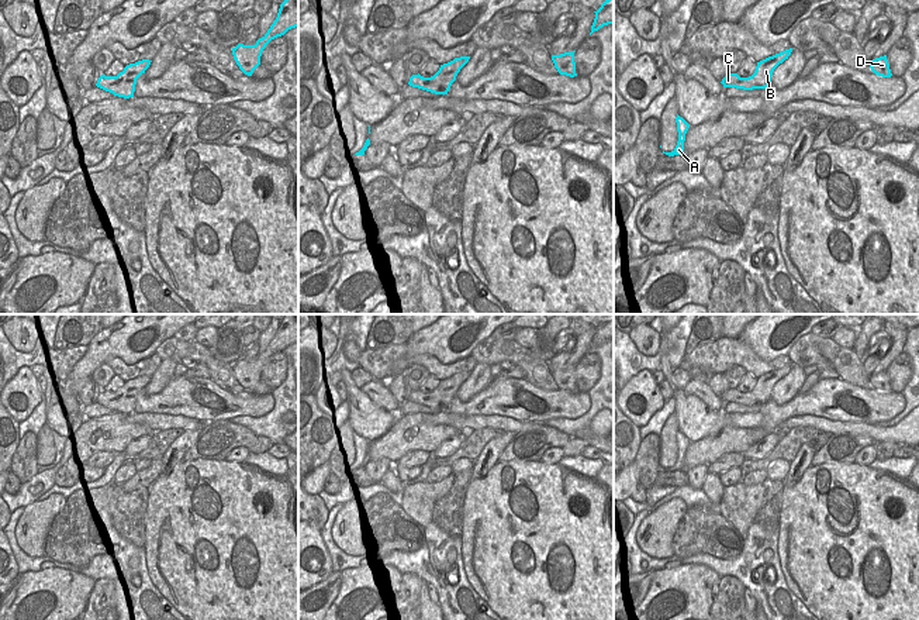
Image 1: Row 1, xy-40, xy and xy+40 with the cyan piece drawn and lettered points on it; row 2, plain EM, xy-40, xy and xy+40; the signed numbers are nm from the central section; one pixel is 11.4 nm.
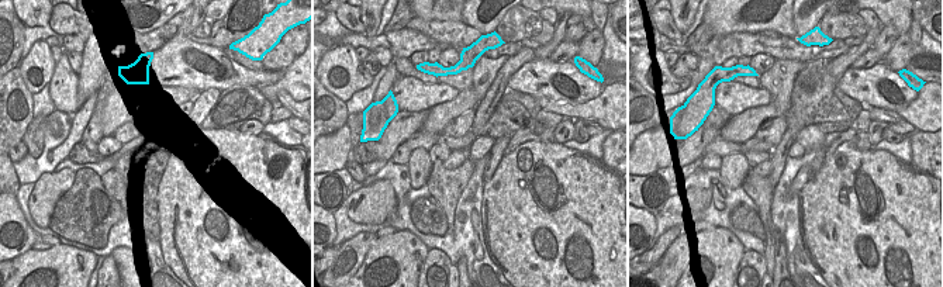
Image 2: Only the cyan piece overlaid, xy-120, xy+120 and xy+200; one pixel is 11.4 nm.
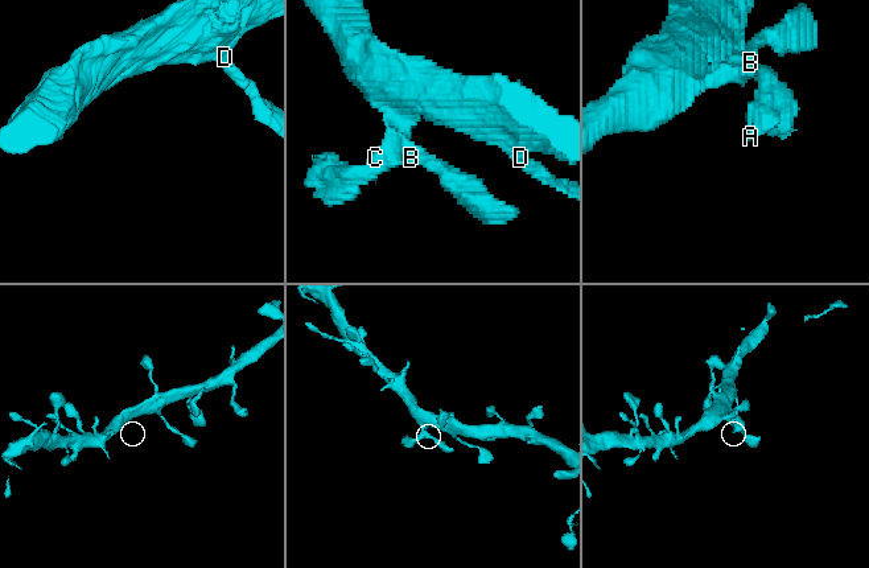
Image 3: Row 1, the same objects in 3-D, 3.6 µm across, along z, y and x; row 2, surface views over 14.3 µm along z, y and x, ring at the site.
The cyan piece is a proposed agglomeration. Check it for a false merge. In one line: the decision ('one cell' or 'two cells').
one cell

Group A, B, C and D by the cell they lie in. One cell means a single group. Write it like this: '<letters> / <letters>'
A B C D

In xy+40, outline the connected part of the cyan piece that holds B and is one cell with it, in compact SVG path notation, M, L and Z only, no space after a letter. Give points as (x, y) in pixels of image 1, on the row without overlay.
M792 364L757 378L754 389L749 393L740 393L737 389L728 389L721 399L723 403L736 403L743 406L766 404L771 397L774 385L788 375L791 368Z

